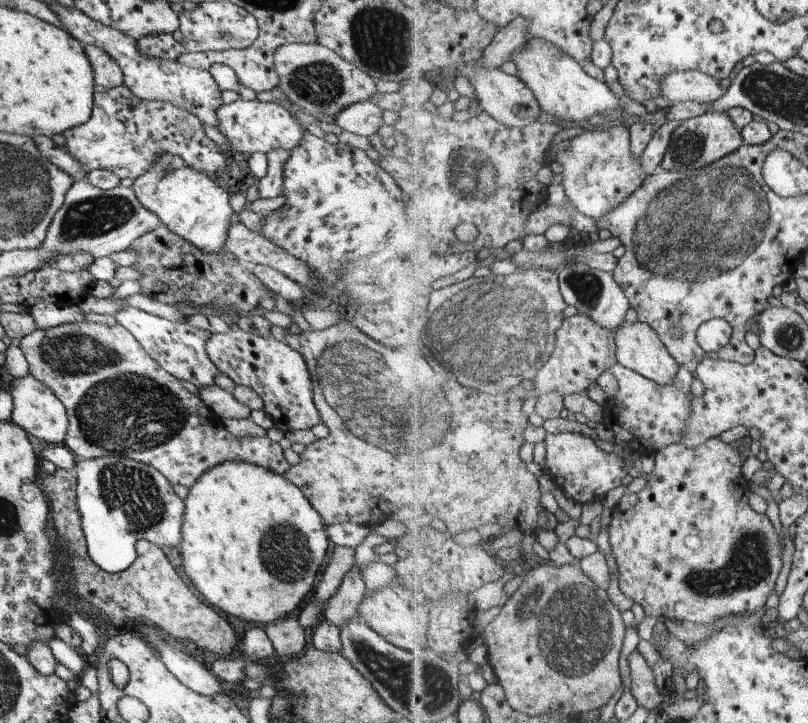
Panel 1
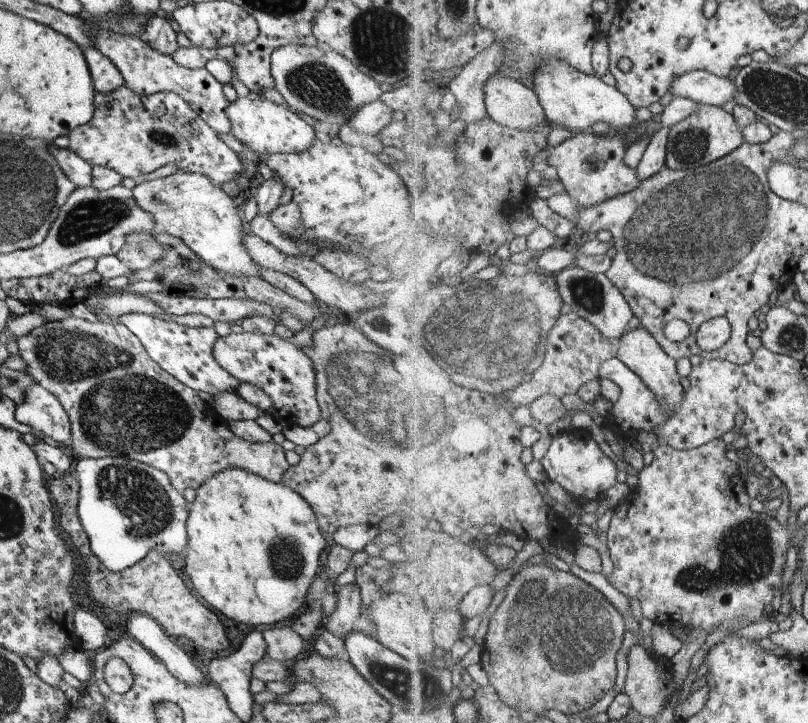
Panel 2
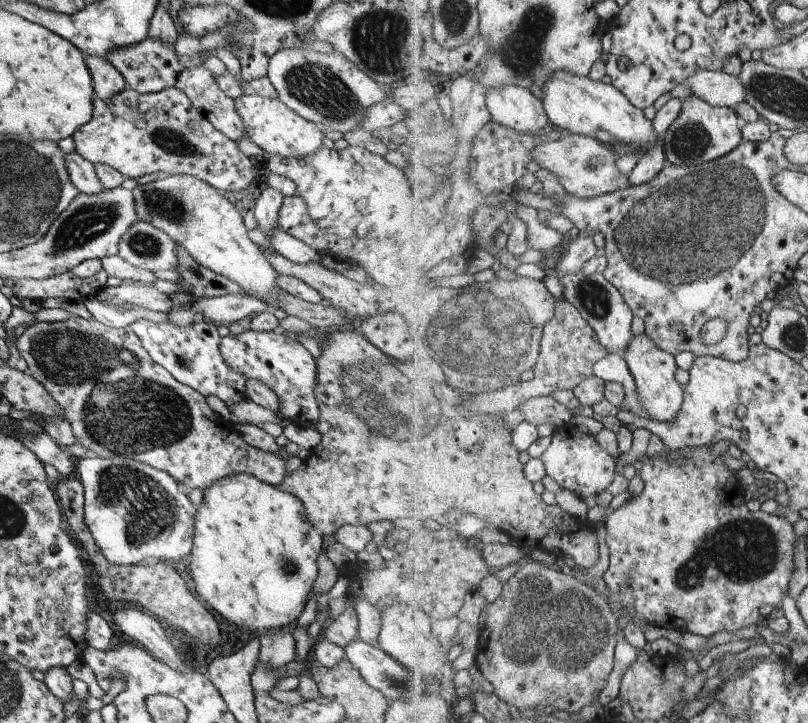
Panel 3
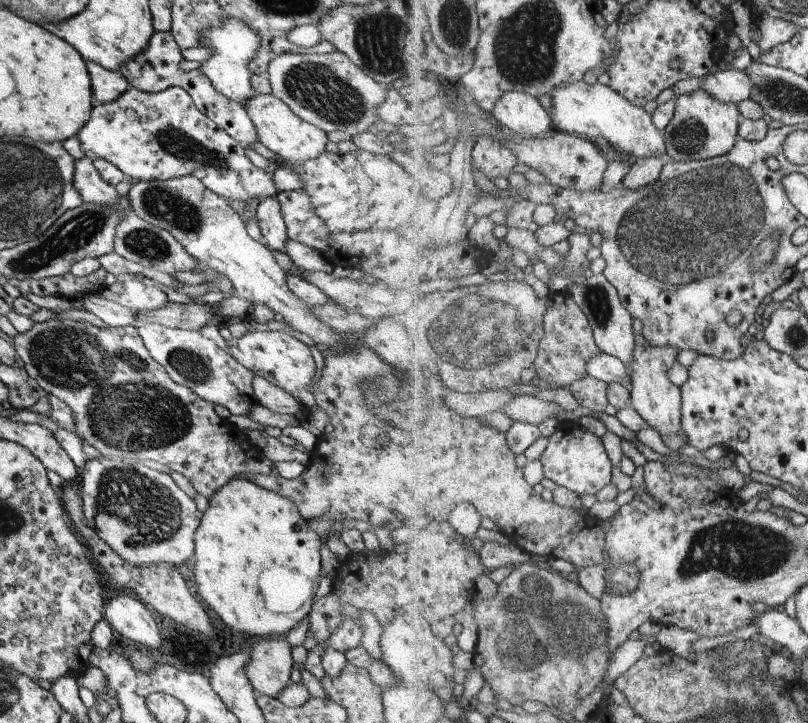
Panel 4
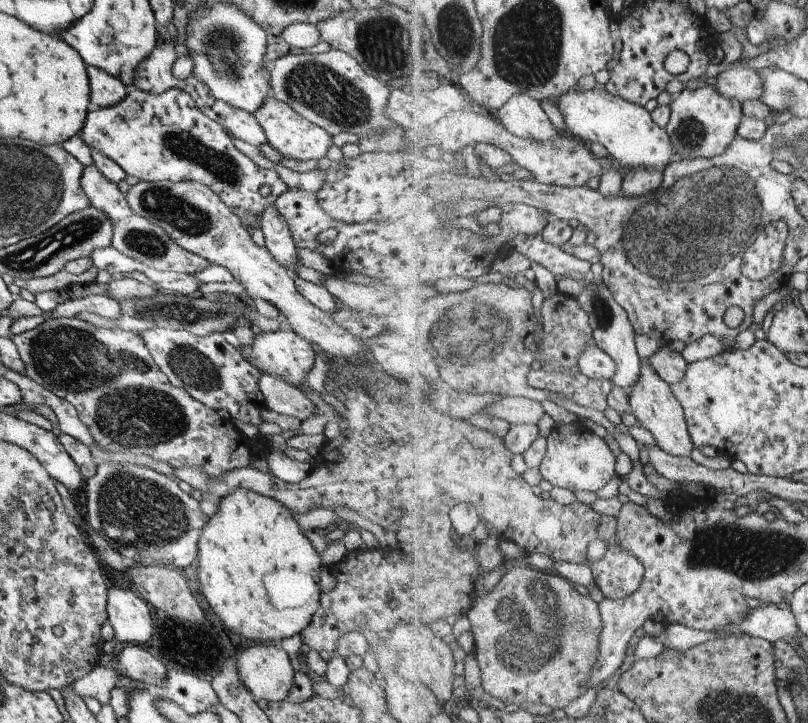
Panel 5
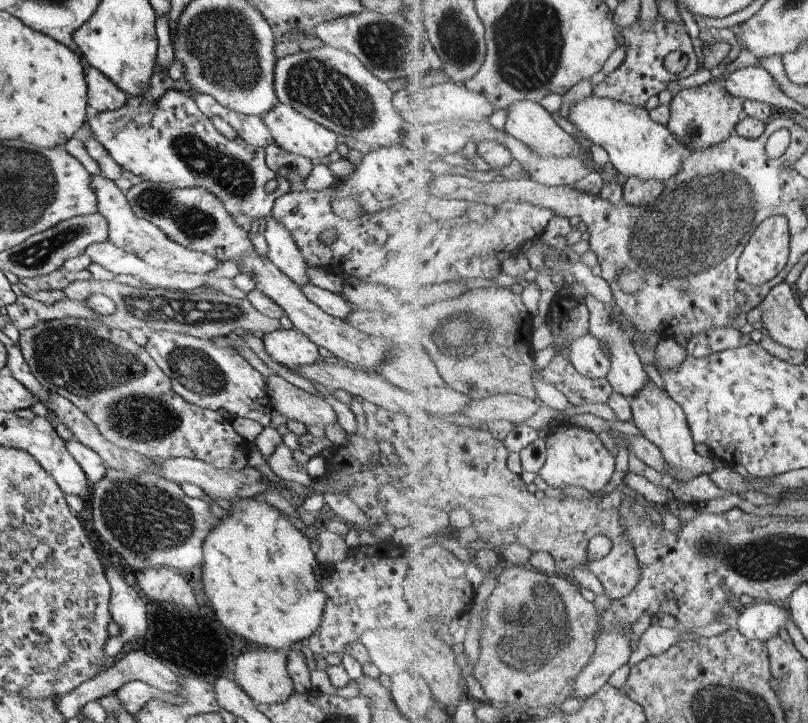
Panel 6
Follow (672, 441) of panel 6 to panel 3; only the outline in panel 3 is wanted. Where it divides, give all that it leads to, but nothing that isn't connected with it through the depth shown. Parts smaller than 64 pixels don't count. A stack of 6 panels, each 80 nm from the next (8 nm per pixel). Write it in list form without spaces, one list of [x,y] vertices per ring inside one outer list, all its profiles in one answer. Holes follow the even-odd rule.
[[[646,332],[633,336],[622,356],[635,377],[639,394],[650,414],[650,420],[654,423],[665,421],[673,423],[682,411],[685,400],[684,388],[676,377],[679,369],[676,356],[665,352]]]

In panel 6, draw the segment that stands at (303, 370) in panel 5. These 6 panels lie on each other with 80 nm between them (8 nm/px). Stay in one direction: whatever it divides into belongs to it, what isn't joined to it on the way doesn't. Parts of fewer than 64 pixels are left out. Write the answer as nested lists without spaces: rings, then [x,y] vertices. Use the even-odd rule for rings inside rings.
[[[293,328],[265,333],[261,340],[269,358],[289,370],[321,359],[317,347],[303,333]]]

